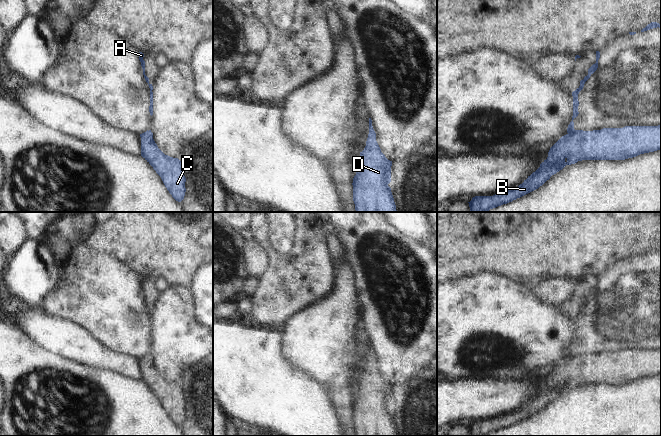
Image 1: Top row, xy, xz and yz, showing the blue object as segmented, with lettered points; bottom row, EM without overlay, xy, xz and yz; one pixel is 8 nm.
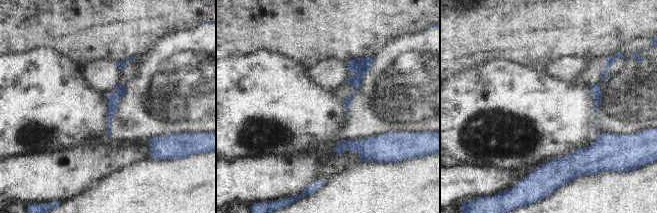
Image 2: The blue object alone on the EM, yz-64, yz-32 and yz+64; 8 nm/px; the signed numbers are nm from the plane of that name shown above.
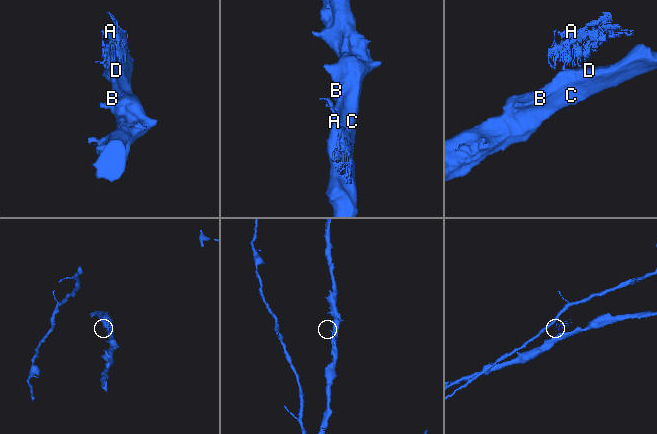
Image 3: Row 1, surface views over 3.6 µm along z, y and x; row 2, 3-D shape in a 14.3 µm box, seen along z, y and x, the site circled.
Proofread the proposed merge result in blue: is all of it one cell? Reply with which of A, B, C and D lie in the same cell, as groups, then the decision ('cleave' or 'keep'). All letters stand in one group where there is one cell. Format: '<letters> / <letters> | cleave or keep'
A / B C D | cleave

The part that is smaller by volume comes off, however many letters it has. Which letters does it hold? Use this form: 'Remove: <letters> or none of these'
Remove: A

